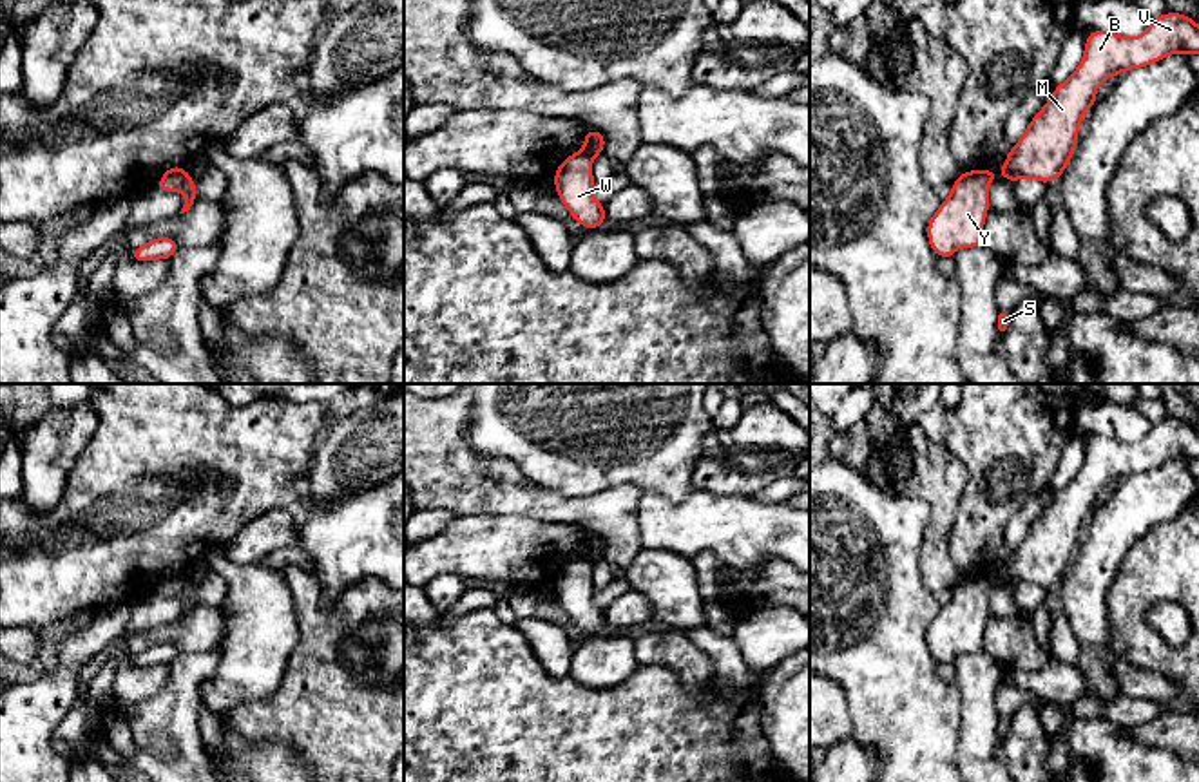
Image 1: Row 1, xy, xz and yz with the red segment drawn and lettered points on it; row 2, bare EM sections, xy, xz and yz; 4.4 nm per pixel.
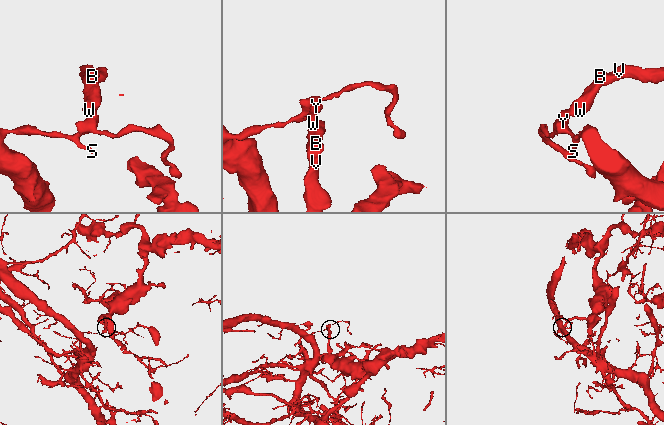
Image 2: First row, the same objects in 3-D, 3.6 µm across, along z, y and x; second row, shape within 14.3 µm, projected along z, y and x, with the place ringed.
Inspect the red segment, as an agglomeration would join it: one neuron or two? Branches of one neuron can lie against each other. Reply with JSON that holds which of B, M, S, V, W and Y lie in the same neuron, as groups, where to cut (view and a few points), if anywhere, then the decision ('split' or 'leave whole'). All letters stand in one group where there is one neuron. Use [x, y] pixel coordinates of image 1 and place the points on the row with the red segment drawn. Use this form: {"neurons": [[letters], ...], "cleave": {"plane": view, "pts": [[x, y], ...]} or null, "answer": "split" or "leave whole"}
{"neurons": [["B", "M", "V", "W"], ["S", "Y"]], "cleave": {"plane": "xy", "pts": [[187, 172], [178, 189]]}, "answer": "split"}

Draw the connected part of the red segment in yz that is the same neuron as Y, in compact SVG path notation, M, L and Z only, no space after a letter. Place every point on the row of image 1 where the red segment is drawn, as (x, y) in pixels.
M987 170L960 172L951 196L927 224L927 239L936 257L953 257L958 248L983 246L989 185Z

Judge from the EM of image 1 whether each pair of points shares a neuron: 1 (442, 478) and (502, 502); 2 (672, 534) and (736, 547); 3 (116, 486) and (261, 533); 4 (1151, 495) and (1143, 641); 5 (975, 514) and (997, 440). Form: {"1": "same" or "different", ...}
{"1": "same", "2": "same", "3": "different", "4": "different", "5": "same"}

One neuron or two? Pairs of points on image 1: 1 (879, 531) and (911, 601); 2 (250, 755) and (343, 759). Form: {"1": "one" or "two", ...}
{"1": "one", "2": "two"}

